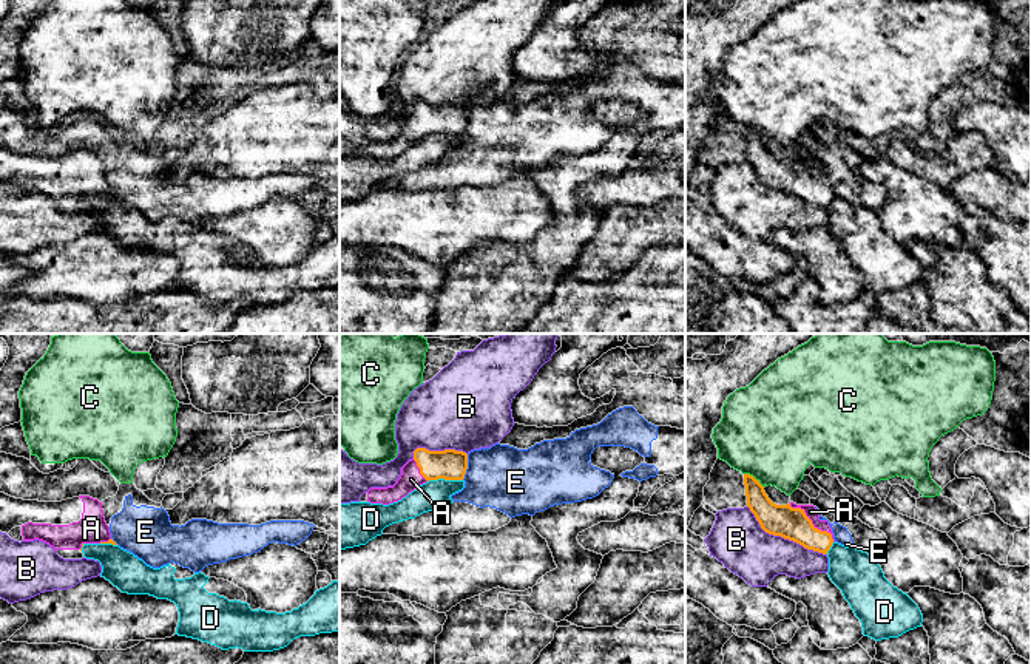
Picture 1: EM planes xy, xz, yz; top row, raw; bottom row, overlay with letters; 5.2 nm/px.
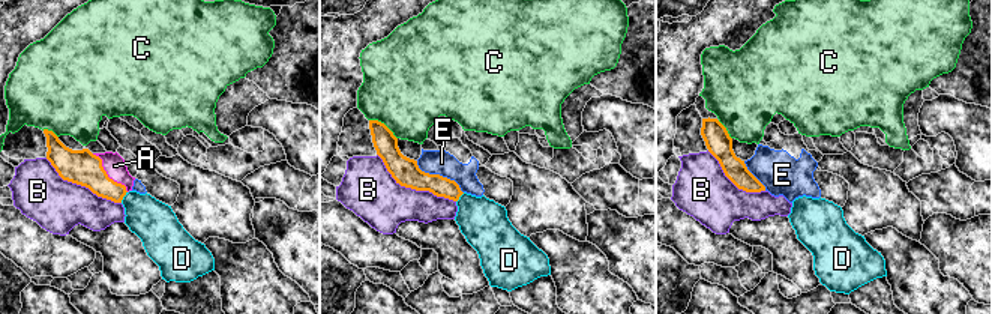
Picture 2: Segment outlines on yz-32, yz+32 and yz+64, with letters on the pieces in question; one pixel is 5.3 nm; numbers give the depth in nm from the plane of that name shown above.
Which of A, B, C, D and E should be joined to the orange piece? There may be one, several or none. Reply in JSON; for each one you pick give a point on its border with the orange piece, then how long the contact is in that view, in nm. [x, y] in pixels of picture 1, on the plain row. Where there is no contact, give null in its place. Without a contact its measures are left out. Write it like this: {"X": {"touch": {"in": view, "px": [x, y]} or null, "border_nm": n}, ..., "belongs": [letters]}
{"A": {"touch": {"in": "yz", "px": [812, 178]}, "border_nm": 300}, "belongs": ["A"]}

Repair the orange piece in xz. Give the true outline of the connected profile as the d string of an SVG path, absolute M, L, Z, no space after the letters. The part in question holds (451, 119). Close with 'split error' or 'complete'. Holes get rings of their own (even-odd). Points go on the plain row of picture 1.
M417 102L414 113L401 122L397 137L387 142L370 142L367 145L367 156L389 159L401 154L429 134L463 134L466 124L468 108L463 105Z | split error

